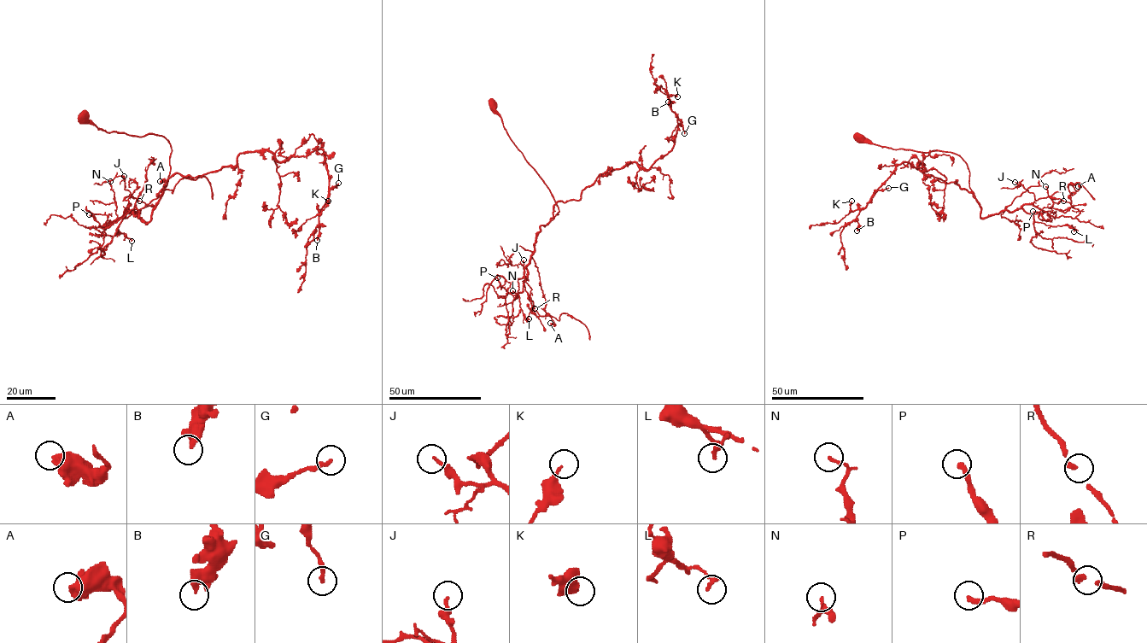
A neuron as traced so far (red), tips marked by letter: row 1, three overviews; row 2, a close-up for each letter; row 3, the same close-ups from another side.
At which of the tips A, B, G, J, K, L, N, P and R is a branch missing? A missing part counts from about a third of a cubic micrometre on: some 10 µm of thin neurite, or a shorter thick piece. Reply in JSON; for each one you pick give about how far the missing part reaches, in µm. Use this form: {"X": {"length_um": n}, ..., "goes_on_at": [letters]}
{"goes_on_at": []}

